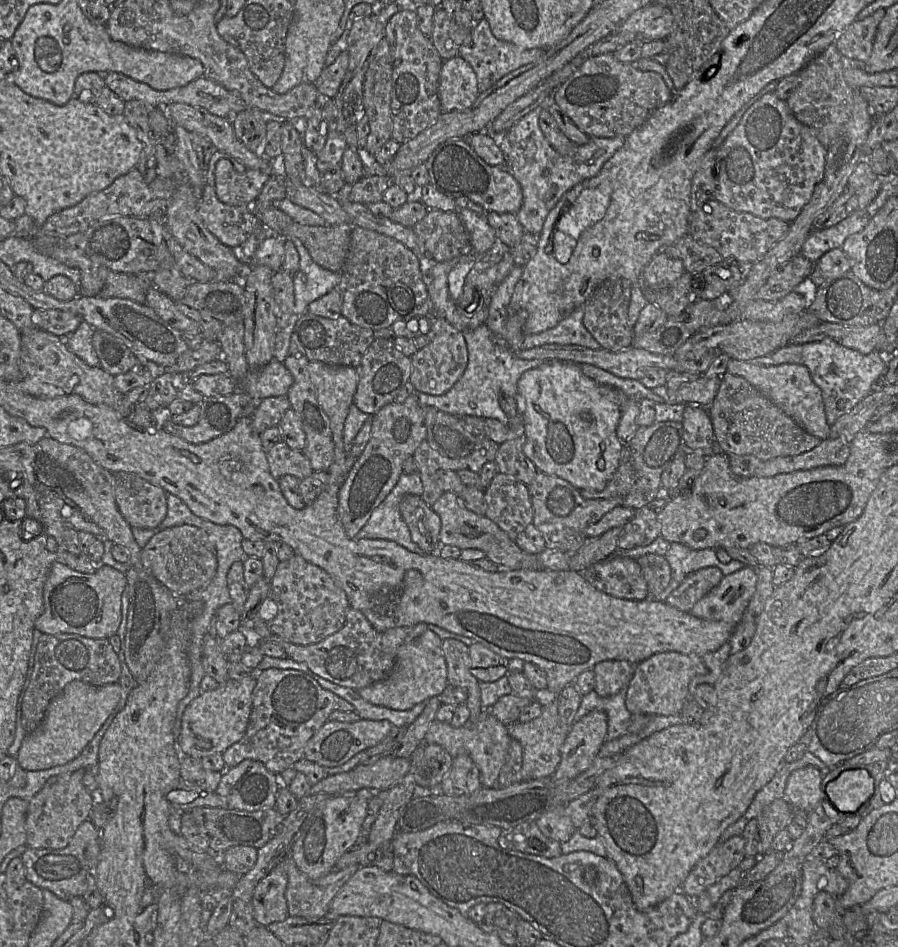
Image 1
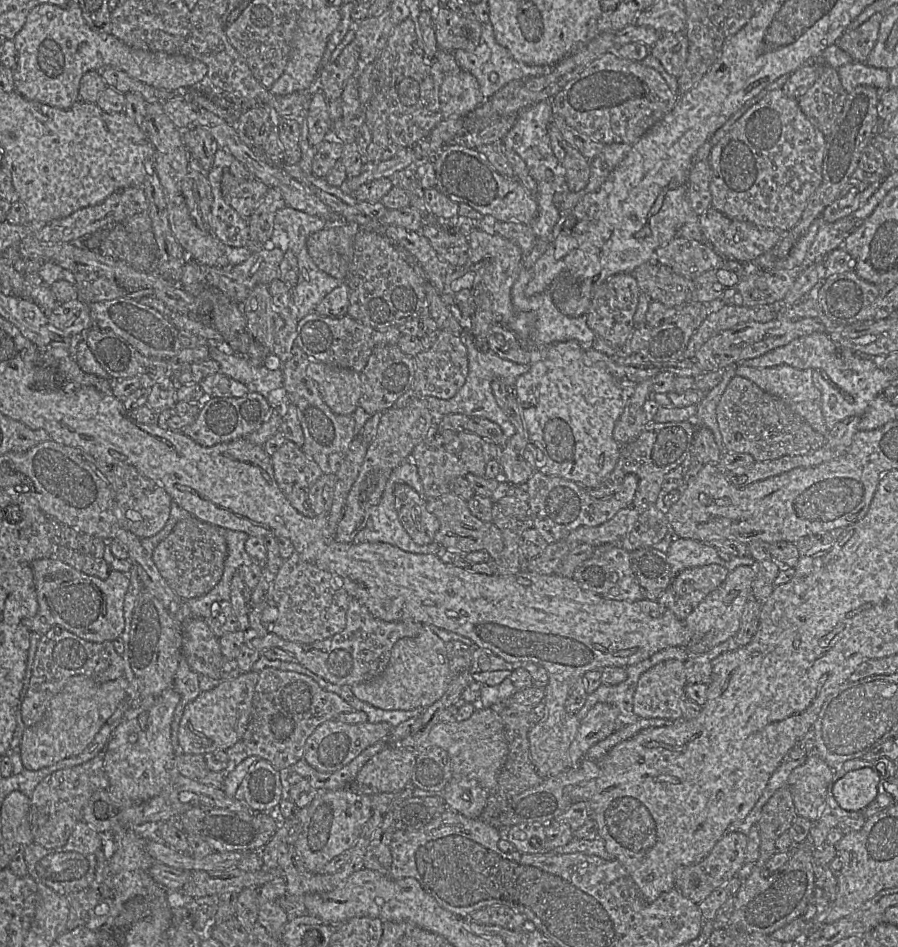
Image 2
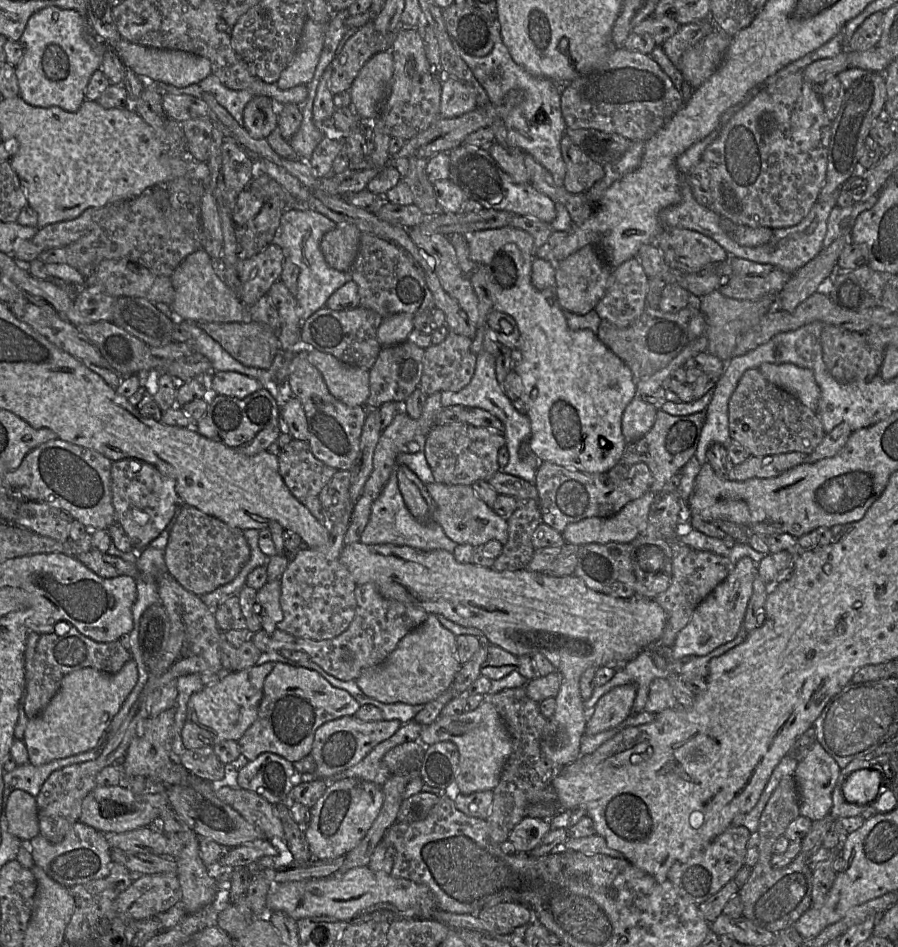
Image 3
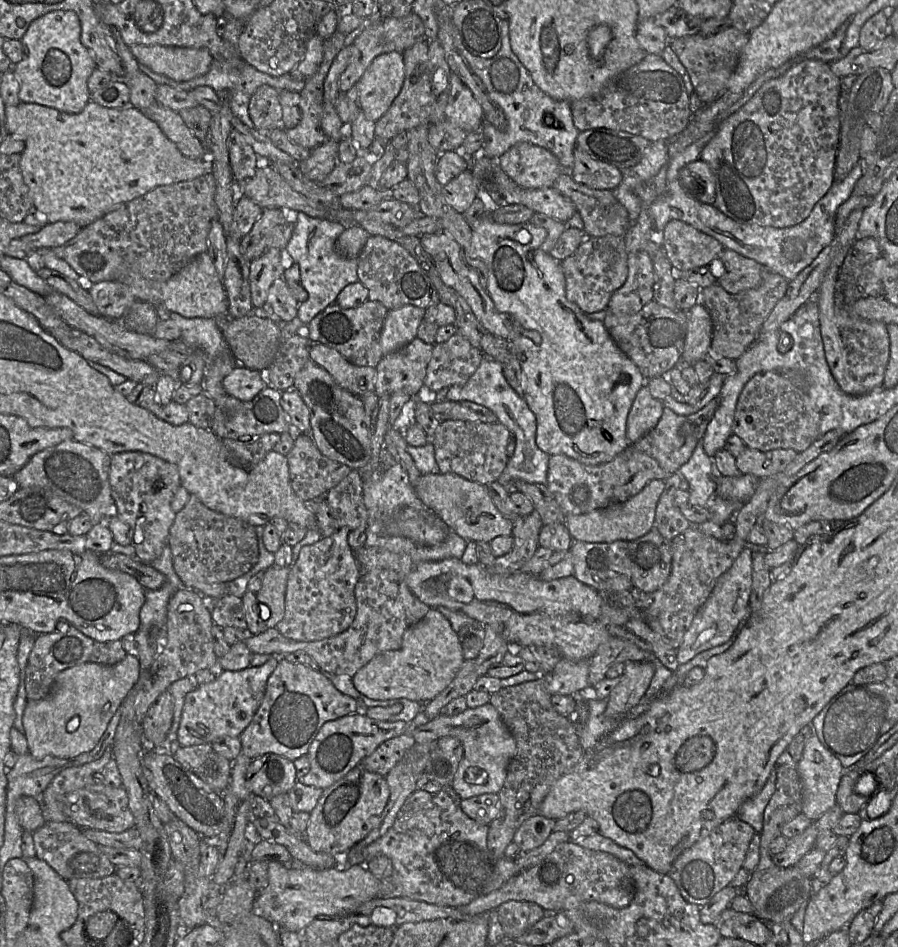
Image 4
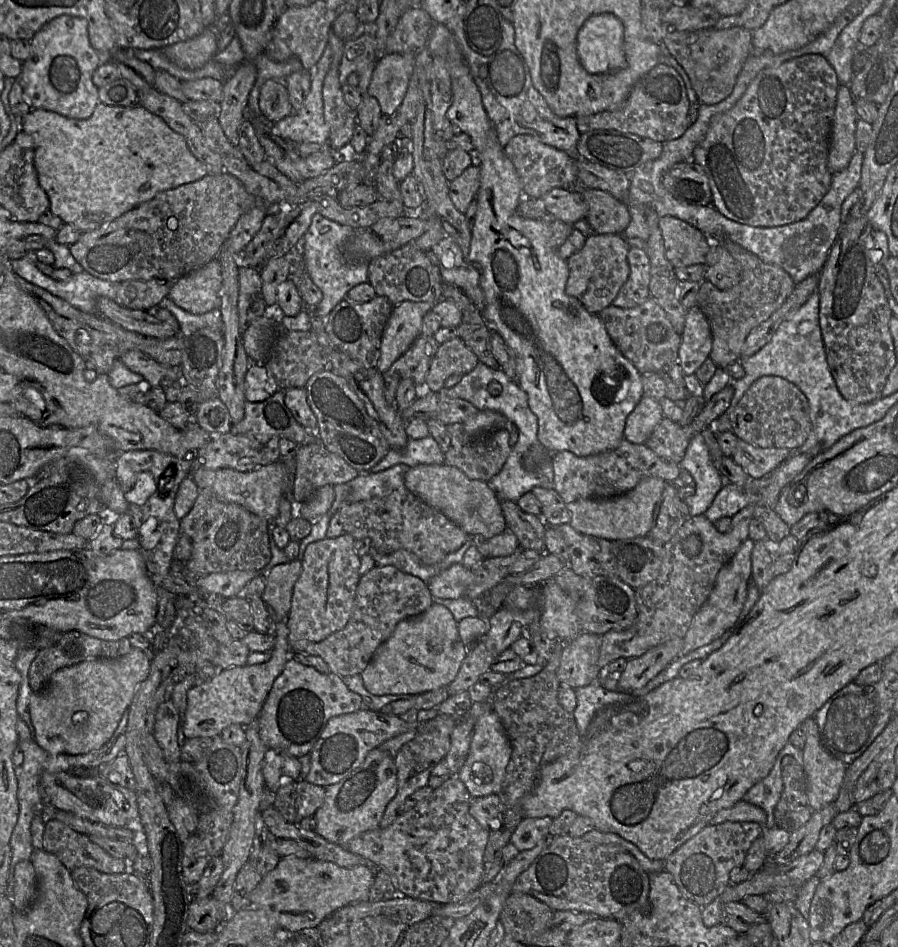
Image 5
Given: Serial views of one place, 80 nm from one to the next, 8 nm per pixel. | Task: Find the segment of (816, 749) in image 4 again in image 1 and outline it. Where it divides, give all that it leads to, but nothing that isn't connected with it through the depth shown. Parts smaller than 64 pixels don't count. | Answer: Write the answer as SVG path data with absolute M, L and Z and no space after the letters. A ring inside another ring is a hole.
M807 766L792 772L787 780L785 799L795 812L810 814L823 798L821 783L824 775Z

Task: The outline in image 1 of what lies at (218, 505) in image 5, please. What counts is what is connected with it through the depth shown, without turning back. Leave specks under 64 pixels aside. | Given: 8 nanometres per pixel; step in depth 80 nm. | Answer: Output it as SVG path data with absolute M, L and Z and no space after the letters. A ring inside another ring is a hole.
M179 525L154 535L141 549L141 562L153 576L178 598L206 588L217 571L217 554L206 531L192 525Z

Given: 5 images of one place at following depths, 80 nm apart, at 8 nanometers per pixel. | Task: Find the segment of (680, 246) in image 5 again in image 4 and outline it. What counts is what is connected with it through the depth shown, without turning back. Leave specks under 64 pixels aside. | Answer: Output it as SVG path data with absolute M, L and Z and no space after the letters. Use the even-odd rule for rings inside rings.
M680 220L669 221L658 236L676 273L710 264L724 249L713 237Z

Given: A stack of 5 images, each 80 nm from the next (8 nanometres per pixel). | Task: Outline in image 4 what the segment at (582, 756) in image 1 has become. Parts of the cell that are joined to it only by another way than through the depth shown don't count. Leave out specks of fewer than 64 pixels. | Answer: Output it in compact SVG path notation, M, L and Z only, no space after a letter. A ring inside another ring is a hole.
M626 662L620 682L606 698L605 715L610 718L623 718L631 708L640 702L654 673L653 662Z

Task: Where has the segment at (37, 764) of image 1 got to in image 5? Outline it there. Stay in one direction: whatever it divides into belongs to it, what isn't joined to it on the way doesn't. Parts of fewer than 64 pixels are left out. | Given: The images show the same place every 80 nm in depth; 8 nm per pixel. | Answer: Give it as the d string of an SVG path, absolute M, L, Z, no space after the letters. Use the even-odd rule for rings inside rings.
M149 643L148 651L132 648L117 658L91 658L54 672L45 687L30 696L28 709L34 742L50 755L81 755L101 748L112 737L137 687L147 678L152 656Z

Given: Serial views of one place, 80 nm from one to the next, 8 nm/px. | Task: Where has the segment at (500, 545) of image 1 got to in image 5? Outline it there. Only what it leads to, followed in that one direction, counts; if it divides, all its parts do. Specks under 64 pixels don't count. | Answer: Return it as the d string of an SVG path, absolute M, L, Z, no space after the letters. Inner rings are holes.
M445 464L410 467L404 475L404 486L424 503L443 513L470 538L481 535L490 540L507 530L500 498L489 482L473 480L456 467Z

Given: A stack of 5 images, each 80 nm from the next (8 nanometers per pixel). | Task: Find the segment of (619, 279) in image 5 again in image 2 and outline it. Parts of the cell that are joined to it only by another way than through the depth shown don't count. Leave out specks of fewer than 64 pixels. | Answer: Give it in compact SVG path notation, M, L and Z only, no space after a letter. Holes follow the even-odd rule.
M569 272L561 273L549 287L556 307L571 317L586 314L592 299L592 282L578 282Z

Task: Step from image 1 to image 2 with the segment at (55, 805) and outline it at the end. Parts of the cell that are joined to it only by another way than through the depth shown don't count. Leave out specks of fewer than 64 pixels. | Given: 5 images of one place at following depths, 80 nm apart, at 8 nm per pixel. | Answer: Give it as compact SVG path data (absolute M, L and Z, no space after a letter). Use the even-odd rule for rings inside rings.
M101 751L90 761L62 769L47 776L35 788L30 798L30 824L33 842L46 849L63 847L76 825L83 821L84 808L95 792L90 777L103 769L105 752Z

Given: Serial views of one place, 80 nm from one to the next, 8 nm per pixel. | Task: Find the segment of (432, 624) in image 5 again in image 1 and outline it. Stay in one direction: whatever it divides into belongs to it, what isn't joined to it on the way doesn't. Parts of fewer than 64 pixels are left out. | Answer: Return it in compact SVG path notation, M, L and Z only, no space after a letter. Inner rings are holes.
M427 630L421 636L399 647L394 667L384 679L358 690L359 695L377 706L393 710L409 710L416 704L439 696L448 686L447 665L441 648L442 640Z

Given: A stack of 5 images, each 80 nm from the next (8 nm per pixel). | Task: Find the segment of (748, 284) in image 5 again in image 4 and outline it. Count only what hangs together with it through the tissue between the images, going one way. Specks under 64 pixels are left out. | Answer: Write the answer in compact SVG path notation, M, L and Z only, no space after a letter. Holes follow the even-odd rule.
M768 269L762 271L758 287L729 294L718 284L700 289L700 300L712 320L710 352L736 361L759 337L760 329L778 301L785 295L789 281Z

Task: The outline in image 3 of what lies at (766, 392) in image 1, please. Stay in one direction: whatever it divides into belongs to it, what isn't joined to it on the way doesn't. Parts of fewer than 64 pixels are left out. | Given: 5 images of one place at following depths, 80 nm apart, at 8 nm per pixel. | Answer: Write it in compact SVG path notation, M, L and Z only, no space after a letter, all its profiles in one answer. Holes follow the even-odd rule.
M764 363L758 370L770 383L789 392L812 411L817 411L820 389L812 370L790 363Z

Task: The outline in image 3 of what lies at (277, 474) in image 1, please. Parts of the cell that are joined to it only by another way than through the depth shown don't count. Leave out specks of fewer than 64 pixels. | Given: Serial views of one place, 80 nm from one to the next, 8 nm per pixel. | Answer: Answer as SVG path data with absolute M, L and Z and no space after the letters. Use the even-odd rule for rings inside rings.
M292 439L277 456L279 473L297 499L318 496L337 470L317 459L307 441Z

